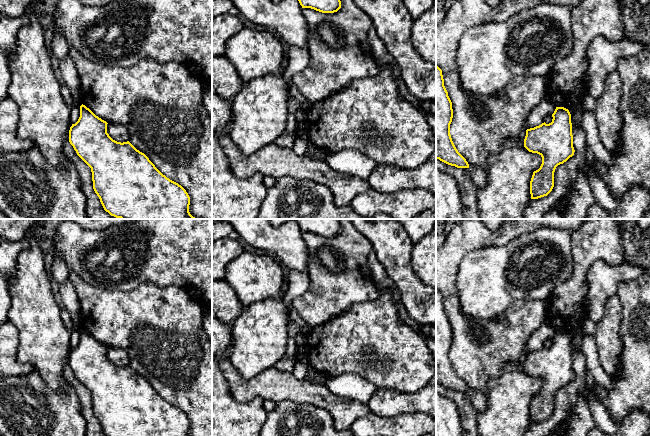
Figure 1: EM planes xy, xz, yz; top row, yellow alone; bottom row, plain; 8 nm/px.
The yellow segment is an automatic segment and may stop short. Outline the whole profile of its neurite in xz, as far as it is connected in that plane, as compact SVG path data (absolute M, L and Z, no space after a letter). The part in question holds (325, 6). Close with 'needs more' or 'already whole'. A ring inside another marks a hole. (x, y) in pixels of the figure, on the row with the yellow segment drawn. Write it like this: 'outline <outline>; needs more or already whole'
outline M298 0L302 8L311 8L322 13L334 13L341 8L340 0Z; already whole

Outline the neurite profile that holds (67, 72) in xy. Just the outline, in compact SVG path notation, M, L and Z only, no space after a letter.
M69 57L60 61L58 68L58 76L60 80L69 88L69 89L78 89L81 83L78 71L73 60Z

